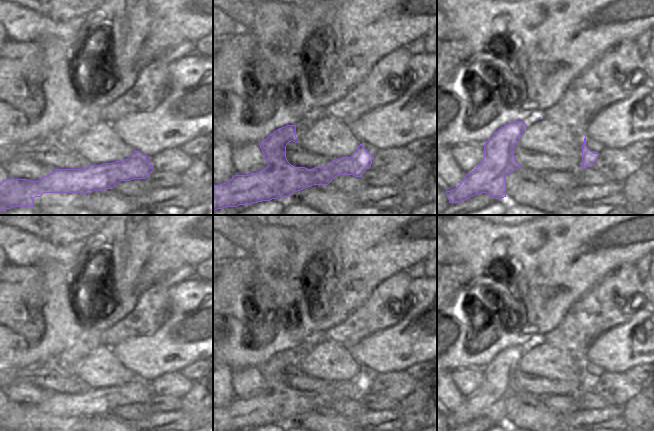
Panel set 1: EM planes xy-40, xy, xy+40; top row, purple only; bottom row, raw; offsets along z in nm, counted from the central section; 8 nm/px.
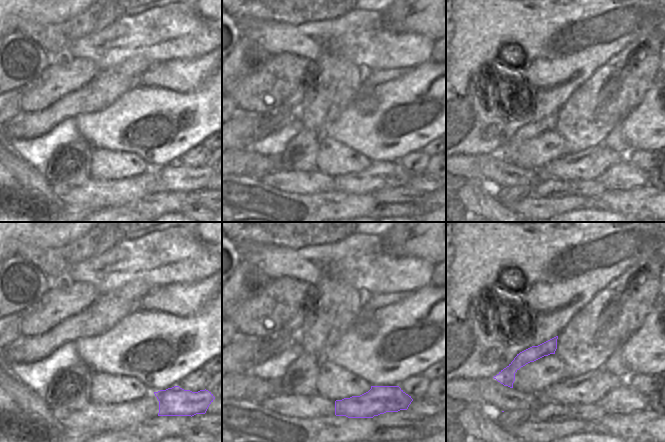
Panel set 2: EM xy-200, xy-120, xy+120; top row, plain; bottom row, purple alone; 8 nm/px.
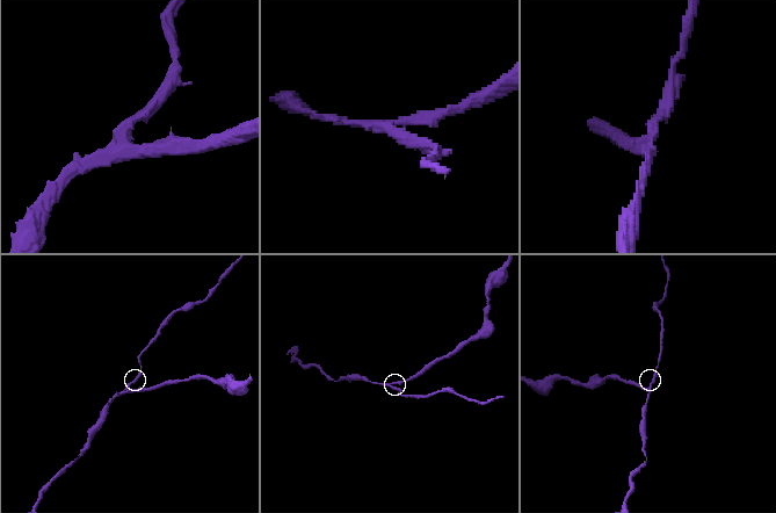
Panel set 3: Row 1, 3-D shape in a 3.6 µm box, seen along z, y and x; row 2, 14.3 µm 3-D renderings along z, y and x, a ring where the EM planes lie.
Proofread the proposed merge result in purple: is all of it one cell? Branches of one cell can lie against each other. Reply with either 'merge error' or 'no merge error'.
merge error

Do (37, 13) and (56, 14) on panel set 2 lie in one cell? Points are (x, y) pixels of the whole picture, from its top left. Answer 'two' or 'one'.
one

